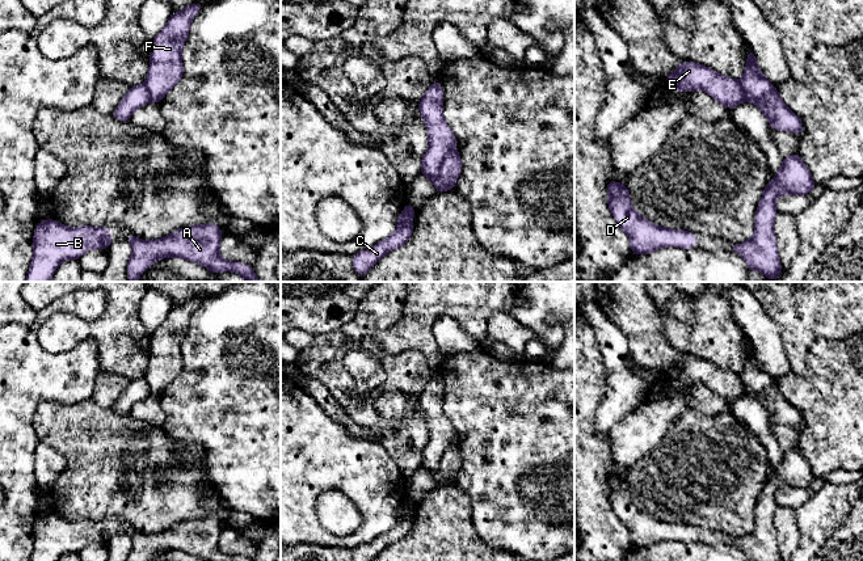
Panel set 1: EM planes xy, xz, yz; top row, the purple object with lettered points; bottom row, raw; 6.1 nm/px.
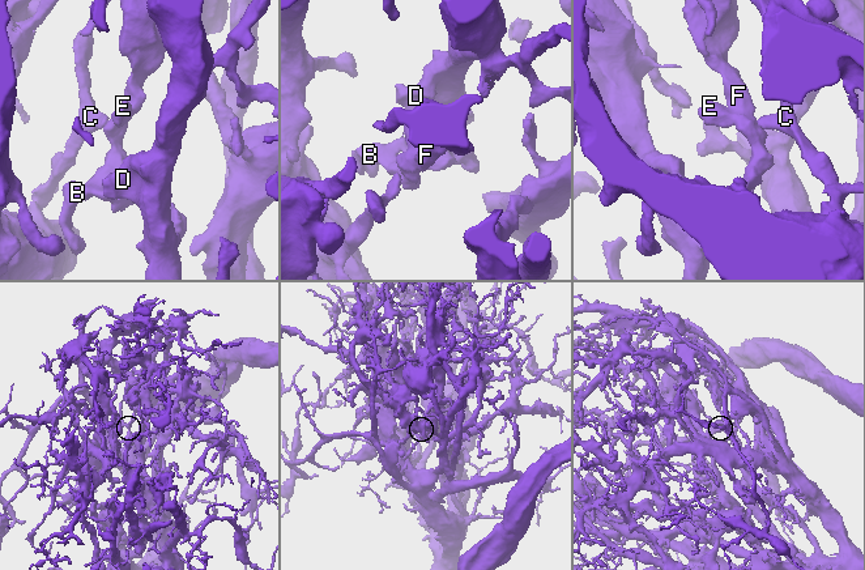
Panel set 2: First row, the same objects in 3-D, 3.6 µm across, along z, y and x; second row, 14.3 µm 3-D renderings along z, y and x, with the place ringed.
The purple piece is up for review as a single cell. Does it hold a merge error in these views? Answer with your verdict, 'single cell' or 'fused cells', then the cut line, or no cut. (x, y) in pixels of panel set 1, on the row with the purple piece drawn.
fused cells | xz (454, 148), (443, 159), (440, 168), (440, 180), (449, 189)

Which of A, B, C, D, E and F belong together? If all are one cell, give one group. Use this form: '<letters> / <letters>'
A B C D E / F

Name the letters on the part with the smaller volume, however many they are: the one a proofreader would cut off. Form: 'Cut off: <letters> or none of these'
Cut off: F

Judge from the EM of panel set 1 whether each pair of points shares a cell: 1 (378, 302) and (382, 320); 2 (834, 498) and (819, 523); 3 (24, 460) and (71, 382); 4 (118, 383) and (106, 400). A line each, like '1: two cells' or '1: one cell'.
1: one cell
2: one cell
3: one cell
4: one cell

